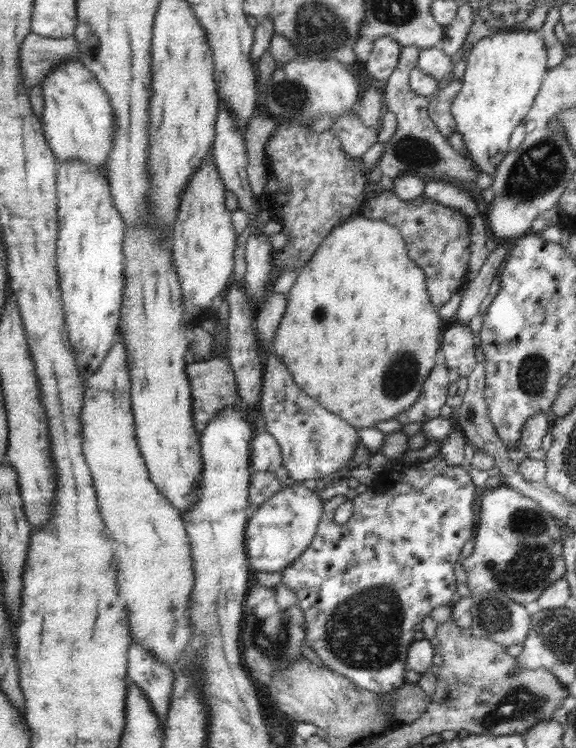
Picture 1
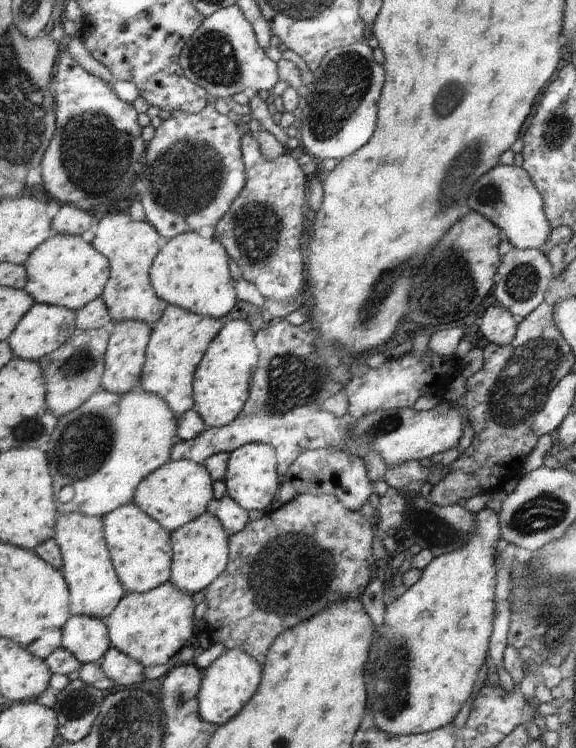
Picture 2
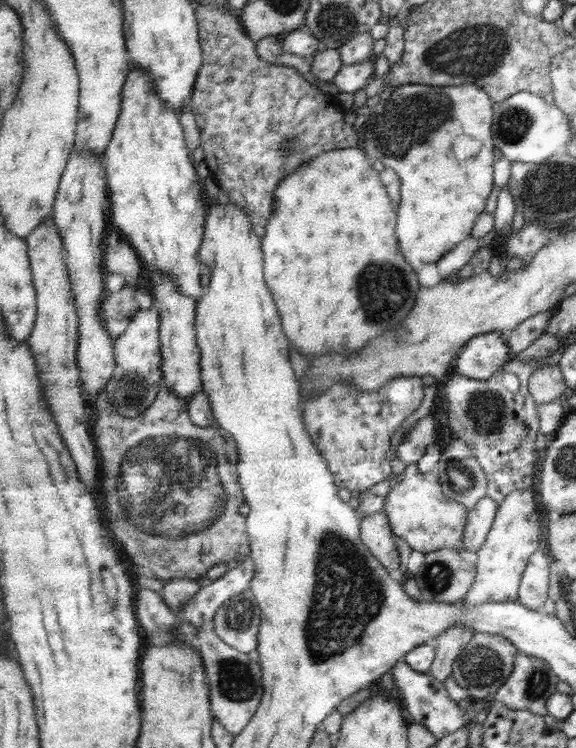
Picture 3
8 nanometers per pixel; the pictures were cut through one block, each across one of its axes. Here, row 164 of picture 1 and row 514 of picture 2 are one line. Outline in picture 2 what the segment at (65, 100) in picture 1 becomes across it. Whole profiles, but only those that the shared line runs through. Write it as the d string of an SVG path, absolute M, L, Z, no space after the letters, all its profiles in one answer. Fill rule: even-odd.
M143 388L125 395L107 389L94 394L82 407L58 419L51 444L41 448L50 460L59 514L85 513L104 518L119 507L133 503L142 480L171 461L172 448L178 438L178 416L158 394ZM65 488L73 490L73 496L67 502L63 502L59 494Z

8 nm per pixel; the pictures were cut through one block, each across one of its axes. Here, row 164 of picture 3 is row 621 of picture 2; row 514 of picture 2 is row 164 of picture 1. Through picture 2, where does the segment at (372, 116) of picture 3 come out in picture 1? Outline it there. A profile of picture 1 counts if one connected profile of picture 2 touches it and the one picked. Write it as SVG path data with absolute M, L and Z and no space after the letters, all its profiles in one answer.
M499 30L497 35L483 38L473 46L467 56L466 74L464 76L463 89L455 97L452 113L458 122L457 130L465 139L467 149L472 151L472 160L481 170L495 174L497 167L510 152L510 139L518 126L526 121L526 116L535 104L539 94L539 84L545 74L545 46L539 40L540 31Z

